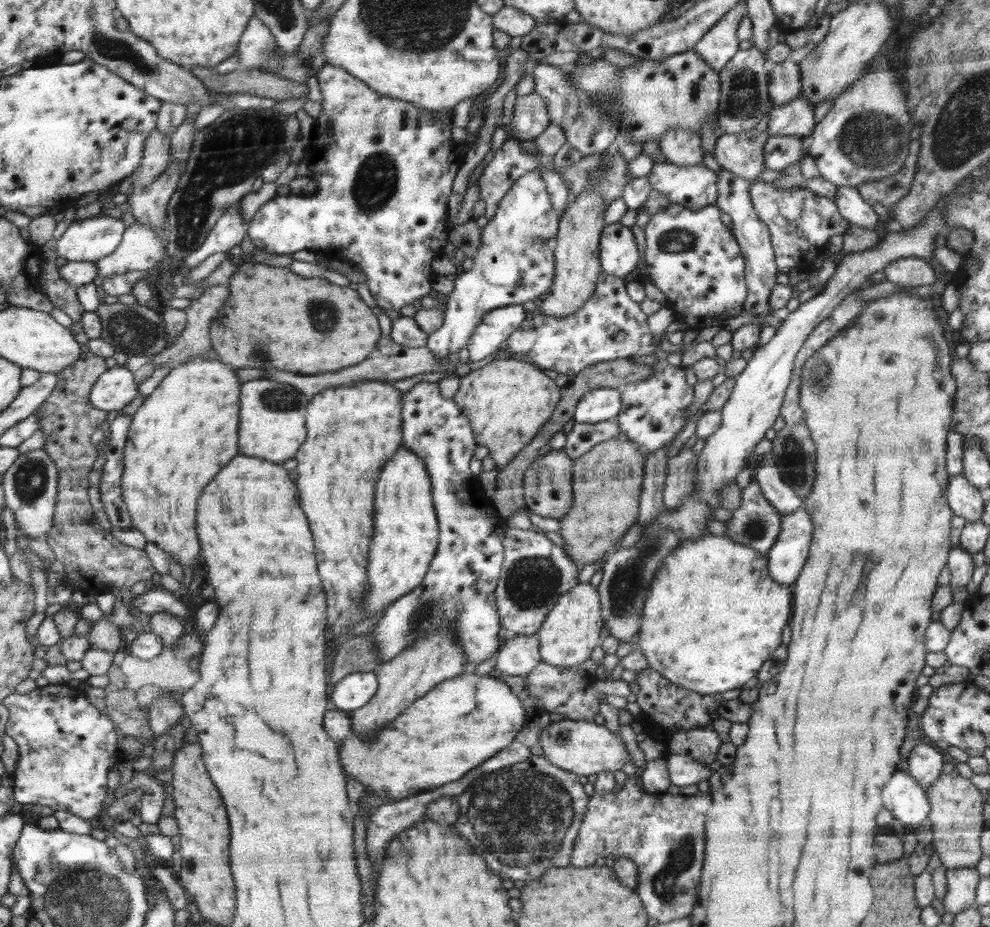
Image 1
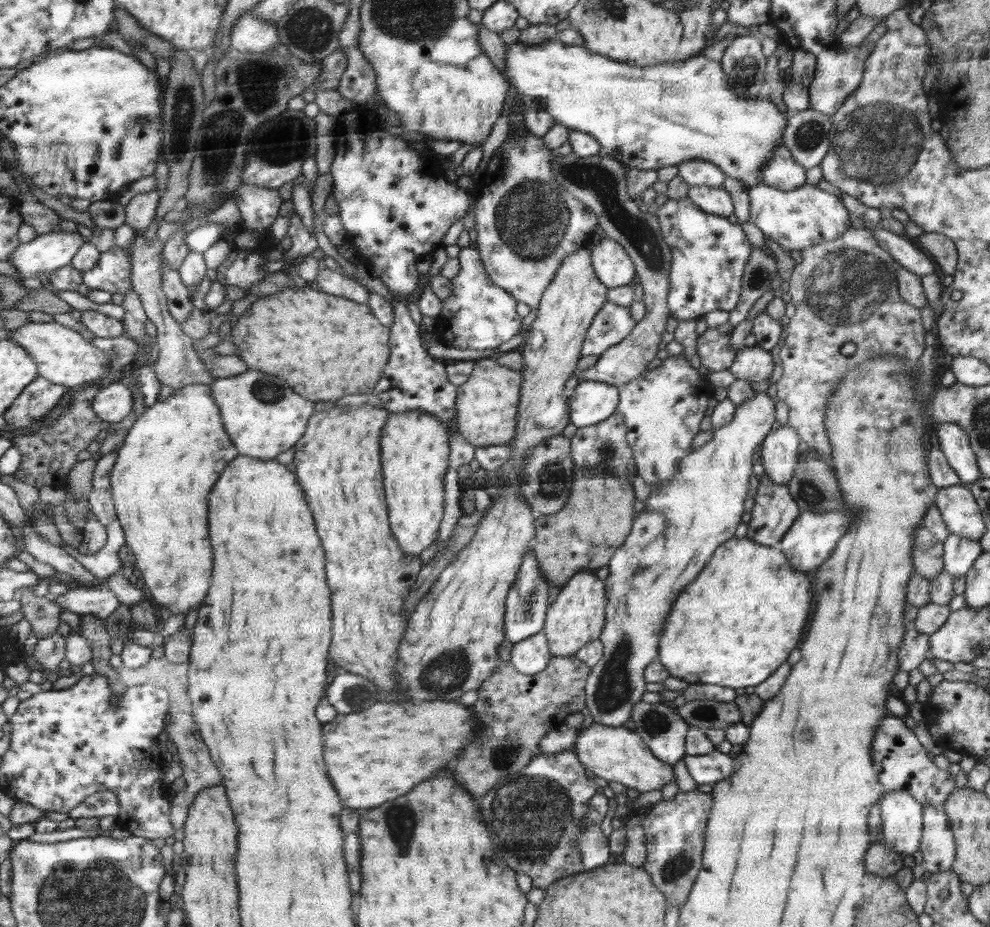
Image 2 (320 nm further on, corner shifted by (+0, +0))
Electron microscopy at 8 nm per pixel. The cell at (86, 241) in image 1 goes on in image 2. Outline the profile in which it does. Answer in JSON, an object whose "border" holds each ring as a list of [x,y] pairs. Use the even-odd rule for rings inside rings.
{"border":[[[52,231],[43,235],[37,235],[32,241],[20,243],[10,258],[10,264],[20,273],[23,279],[37,277],[40,273],[50,274],[56,270],[63,269],[64,266],[71,265],[78,250],[88,241],[76,232]]]}

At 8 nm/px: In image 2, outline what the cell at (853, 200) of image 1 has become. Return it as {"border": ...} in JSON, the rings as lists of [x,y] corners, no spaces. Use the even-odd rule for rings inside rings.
{"border":[[[880,224],[870,228],[870,230],[875,234],[877,241],[880,242],[880,246],[884,250],[888,250],[888,254],[893,256],[900,267],[904,267],[904,269],[918,275],[918,277],[933,273],[934,266],[930,262],[931,257],[914,246],[911,238],[888,232]]]}

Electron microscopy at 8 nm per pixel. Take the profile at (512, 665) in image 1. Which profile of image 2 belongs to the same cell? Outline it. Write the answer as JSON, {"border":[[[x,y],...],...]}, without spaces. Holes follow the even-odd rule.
{"border":[[[543,631],[513,643],[510,654],[515,669],[527,675],[542,673],[553,657]]]}

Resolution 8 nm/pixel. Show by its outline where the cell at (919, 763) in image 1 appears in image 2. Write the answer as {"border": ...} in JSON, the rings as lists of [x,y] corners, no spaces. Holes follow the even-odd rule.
{"border":[[[924,807],[920,852],[926,871],[939,874],[951,870],[955,848],[955,838],[944,808]]]}

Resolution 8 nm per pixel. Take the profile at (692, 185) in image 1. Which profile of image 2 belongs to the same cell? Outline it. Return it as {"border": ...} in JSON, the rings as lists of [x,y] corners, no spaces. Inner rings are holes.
{"border":[[[690,186],[687,197],[696,206],[710,214],[722,214],[724,217],[730,217],[735,209],[731,194],[728,194],[723,186]]]}

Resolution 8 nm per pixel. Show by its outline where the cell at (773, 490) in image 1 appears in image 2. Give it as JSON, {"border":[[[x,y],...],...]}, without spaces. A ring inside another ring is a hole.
{"border":[[[788,425],[768,433],[760,454],[765,473],[775,483],[786,485],[793,477],[801,456],[798,450],[800,442],[796,429]]]}

